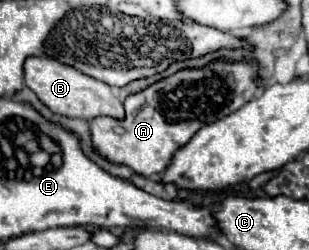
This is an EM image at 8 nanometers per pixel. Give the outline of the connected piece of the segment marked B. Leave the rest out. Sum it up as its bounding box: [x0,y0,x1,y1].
[25,58,125,120]

